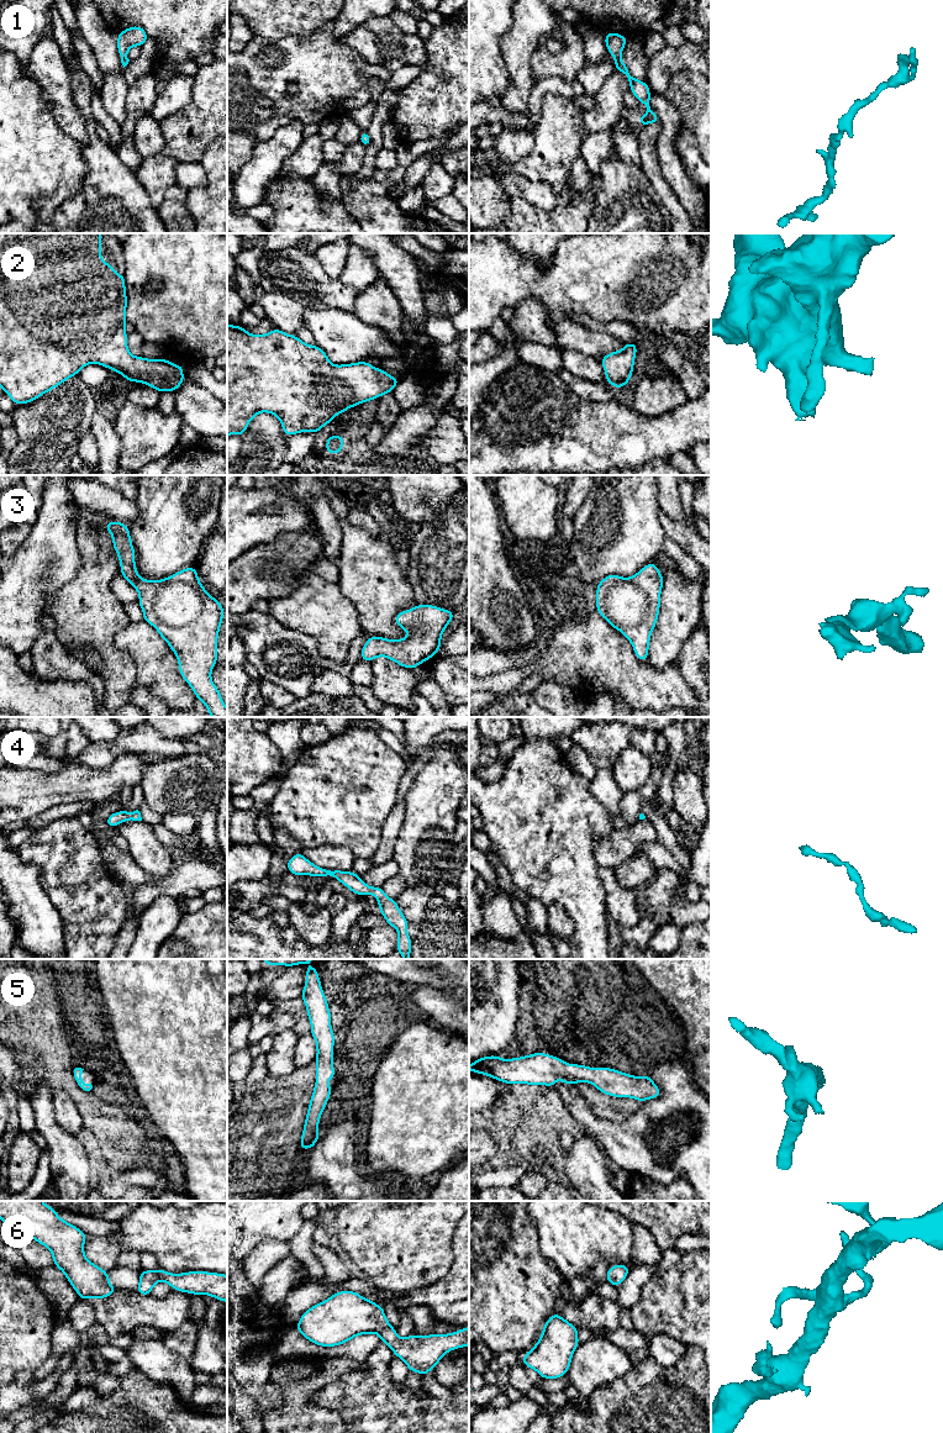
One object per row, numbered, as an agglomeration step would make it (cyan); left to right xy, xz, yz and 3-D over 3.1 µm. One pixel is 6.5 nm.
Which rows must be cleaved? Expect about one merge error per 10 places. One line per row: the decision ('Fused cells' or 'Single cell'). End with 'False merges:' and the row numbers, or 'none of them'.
1: Single cell
2: Single cell
3: Single cell
4: Single cell
5: Single cell
6: Single cell
False merges: none of them

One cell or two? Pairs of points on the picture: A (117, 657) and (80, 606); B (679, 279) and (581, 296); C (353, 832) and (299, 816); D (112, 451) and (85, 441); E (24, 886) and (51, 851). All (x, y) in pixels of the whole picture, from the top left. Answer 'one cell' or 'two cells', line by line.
A: one cell
B: one cell
C: one cell
D: two cells
E: two cells

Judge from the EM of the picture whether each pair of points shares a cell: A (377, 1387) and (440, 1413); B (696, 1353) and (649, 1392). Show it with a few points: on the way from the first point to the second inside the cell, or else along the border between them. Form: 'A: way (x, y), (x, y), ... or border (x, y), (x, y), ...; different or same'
A: way (393, 1403), (402, 1413), (423, 1413); same
B: way (683, 1366), (677, 1373), (664, 1373), (657, 1379); same

